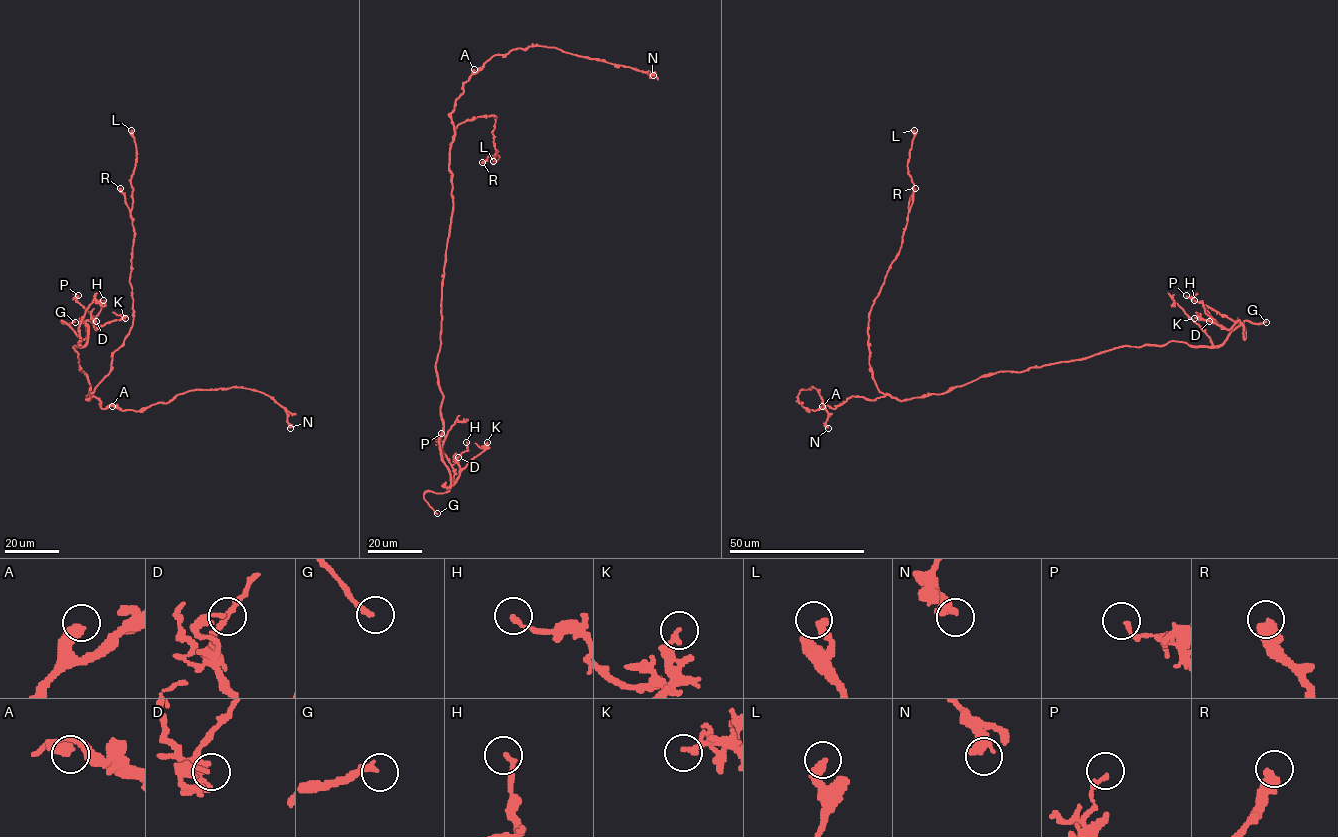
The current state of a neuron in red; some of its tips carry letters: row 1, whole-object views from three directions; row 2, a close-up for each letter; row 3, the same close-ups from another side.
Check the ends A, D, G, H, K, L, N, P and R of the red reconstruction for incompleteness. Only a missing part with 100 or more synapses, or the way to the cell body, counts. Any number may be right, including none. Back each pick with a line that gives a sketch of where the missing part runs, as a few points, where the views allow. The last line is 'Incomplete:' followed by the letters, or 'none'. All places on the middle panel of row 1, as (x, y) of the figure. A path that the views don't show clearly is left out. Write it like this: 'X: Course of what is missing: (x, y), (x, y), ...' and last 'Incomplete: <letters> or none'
Incomplete: G

